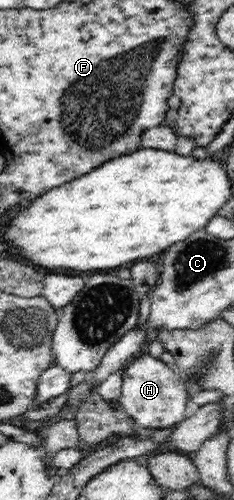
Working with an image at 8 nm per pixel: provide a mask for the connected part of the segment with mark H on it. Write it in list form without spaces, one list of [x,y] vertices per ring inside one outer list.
[[[146,354],[124,369],[118,402],[136,424],[144,428],[163,428],[175,426],[184,420],[186,404],[190,398],[187,380],[177,374],[175,367]]]

